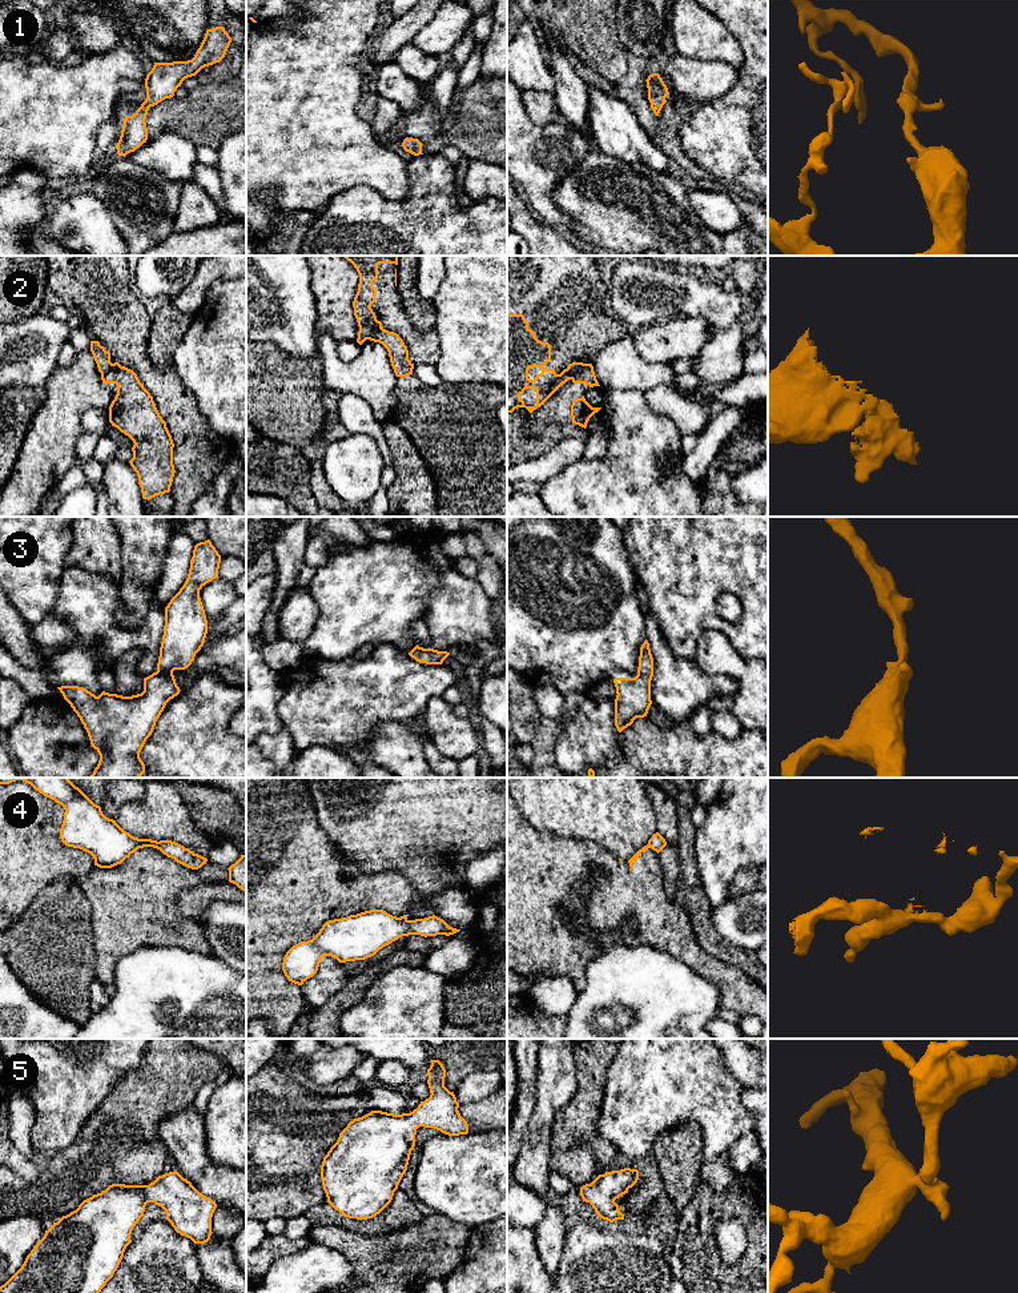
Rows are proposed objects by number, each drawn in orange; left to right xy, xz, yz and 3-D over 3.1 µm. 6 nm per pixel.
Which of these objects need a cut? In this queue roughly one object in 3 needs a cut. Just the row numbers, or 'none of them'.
2, 4

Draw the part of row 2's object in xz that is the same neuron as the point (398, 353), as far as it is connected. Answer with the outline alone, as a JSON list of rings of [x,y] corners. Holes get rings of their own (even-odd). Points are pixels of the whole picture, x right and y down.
[[[377,329],[367,334],[367,340],[382,344],[390,357],[397,377],[413,374],[414,364],[409,360],[409,350],[399,334],[386,329]]]

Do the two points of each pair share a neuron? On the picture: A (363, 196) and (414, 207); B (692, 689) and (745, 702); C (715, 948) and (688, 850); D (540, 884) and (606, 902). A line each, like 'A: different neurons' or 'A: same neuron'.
A: same neuron
B: different neurons
C: same neuron
D: same neuron

